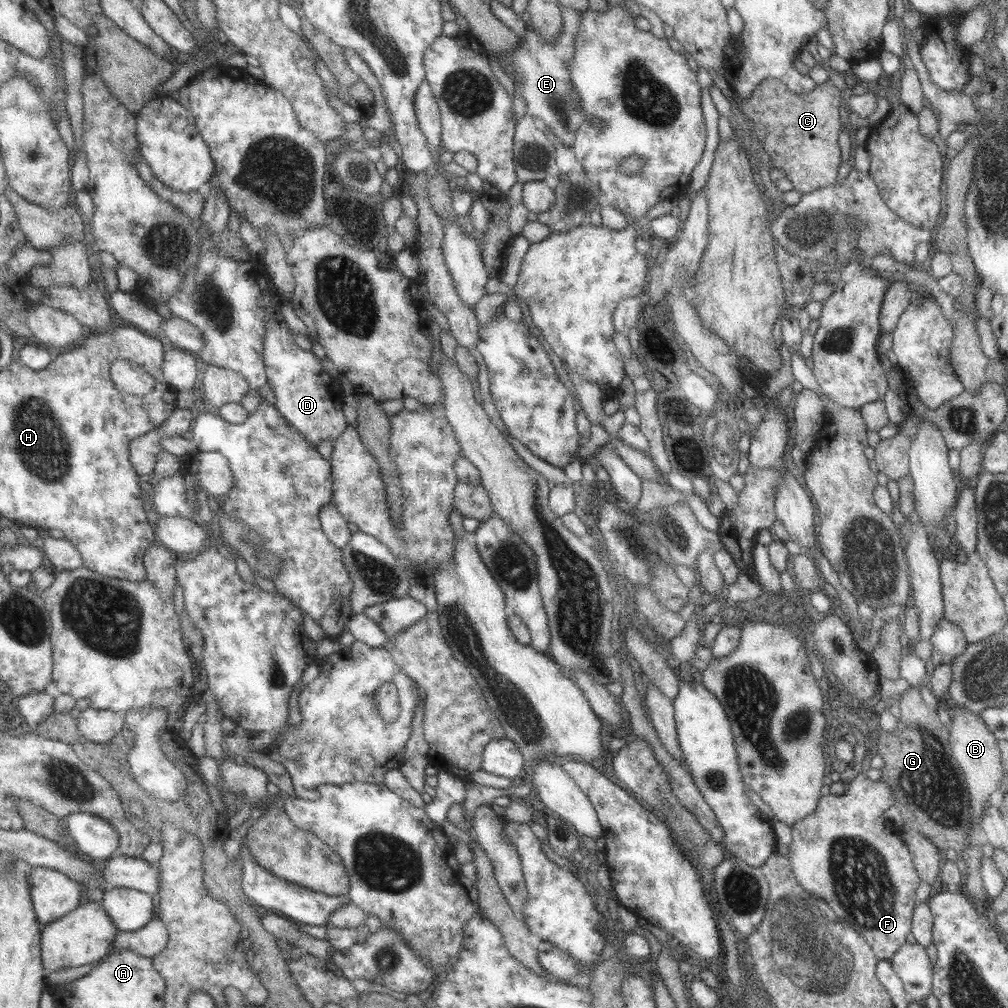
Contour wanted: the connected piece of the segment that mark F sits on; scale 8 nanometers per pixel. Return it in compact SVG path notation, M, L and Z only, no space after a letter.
M859 773L846 785L846 793L821 796L815 810L790 827L792 839L786 856L799 887L825 900L841 920L862 934L878 960L889 960L910 935L915 889L920 883L912 854L899 835L900 826L883 817L885 810L894 803L889 786L868 780Z

